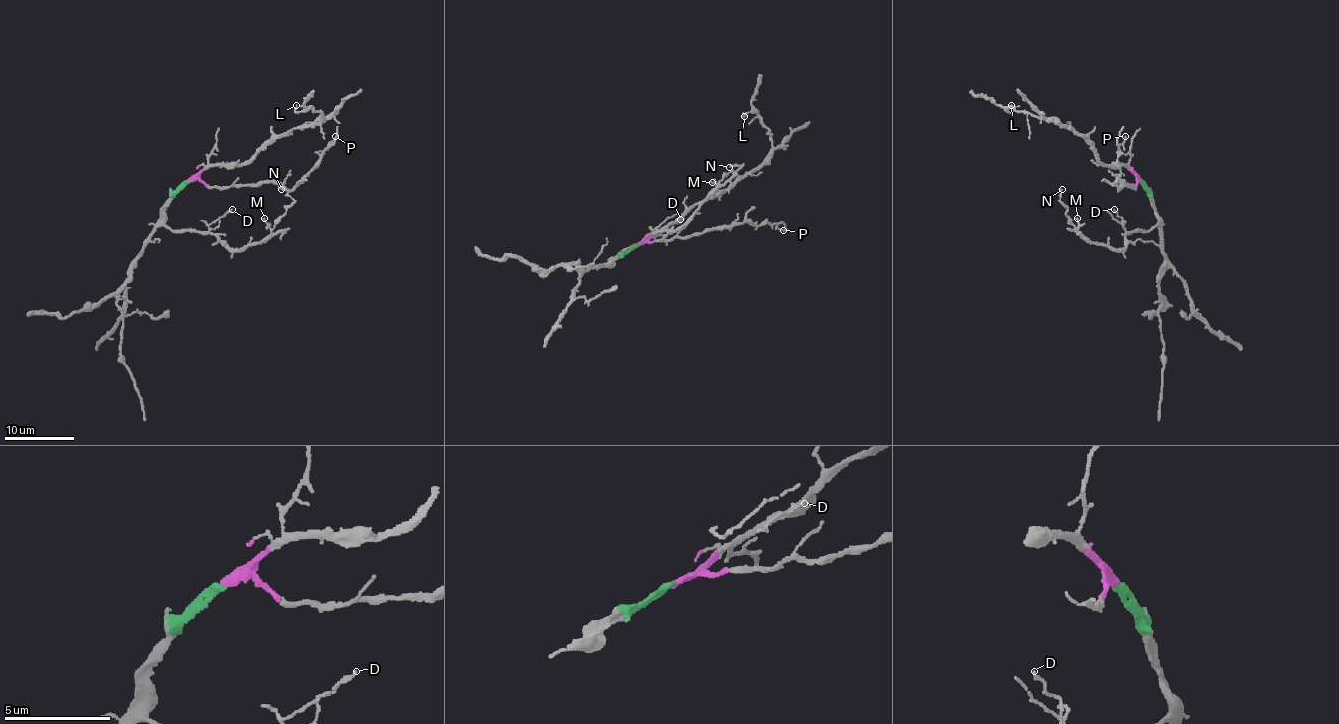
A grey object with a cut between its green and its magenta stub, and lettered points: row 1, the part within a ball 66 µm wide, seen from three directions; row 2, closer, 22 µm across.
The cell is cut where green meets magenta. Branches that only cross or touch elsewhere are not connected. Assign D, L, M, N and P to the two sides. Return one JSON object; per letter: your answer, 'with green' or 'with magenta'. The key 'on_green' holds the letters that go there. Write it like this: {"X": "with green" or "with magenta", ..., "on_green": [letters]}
{"D": "with green", "L": "with magenta", "M": "with green", "N": "with green", "P": "with magenta", "on_green": ["D", "M", "N"]}

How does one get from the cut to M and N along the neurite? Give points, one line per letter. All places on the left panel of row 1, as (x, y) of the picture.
M: (187, 181), (164, 208), (164, 222), (173, 231), (204, 231), (239, 248), (260, 243), (271, 233), (264, 217)
N: (187, 181), (164, 208), (164, 224), (217, 235), (234, 248), (271, 233), (293, 200), (281, 189)

